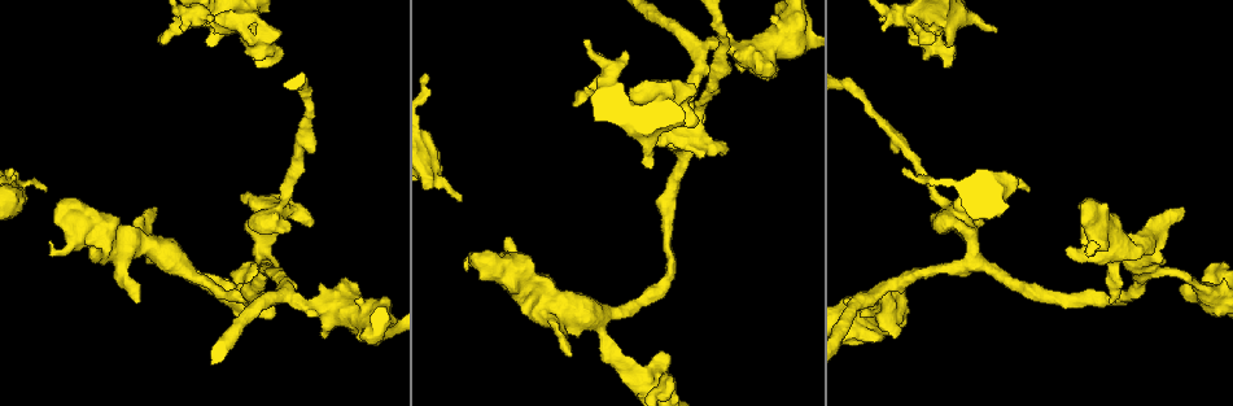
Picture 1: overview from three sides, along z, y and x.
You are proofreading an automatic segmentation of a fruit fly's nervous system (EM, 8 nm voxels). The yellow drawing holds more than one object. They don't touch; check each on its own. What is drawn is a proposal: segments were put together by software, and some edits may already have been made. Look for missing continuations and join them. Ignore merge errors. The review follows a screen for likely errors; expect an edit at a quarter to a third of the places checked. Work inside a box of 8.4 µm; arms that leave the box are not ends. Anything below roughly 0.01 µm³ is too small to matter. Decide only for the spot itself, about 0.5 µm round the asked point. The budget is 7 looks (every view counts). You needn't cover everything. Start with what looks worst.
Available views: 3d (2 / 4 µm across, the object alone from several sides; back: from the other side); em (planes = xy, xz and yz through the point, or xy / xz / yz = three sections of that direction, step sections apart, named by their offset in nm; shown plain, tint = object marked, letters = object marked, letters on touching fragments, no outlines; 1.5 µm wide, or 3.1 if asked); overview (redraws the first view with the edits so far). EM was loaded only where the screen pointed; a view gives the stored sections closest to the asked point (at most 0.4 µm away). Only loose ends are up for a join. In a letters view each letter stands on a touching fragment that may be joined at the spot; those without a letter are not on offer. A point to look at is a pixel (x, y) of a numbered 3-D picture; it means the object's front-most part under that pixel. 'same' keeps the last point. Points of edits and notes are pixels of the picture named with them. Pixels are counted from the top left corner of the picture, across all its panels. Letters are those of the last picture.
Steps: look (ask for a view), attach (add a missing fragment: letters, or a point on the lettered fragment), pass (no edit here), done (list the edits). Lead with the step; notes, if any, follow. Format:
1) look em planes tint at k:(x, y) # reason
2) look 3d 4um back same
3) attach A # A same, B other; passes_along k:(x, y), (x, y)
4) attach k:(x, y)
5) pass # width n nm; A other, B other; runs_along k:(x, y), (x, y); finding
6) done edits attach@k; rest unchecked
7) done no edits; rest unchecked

look 3d 2um back at 1:(46, 187) # branch stops here

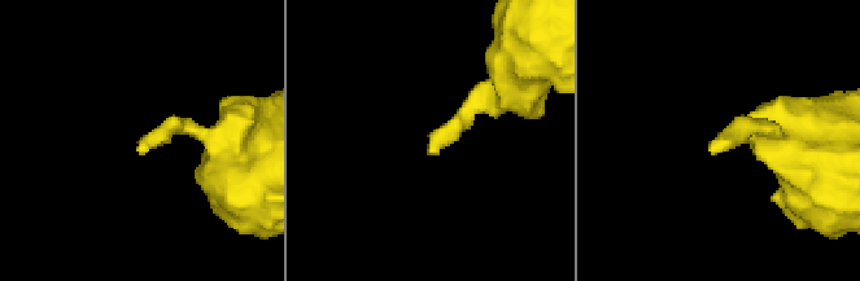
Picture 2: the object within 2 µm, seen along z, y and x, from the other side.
look em planes tint at 2:(142, 145) # need the tissue

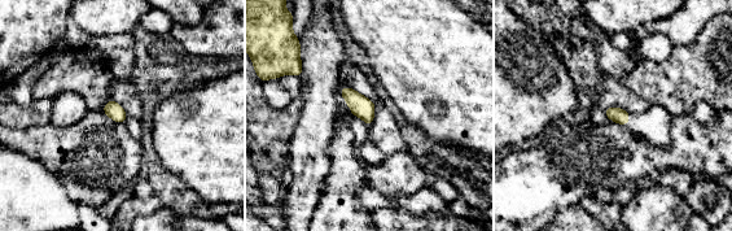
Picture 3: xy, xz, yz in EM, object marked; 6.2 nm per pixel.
look em planes letters same # what lies round it

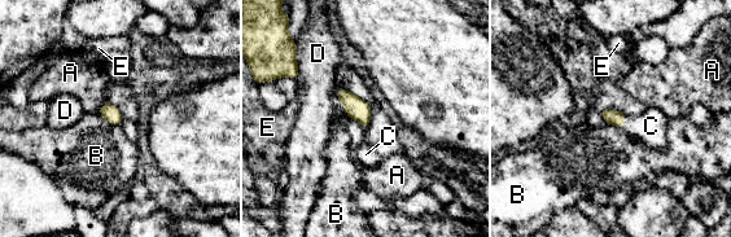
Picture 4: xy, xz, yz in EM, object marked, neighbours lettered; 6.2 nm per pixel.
attach 4:(651, 126) # A other, B other, C same, D other, E other; it goes on there

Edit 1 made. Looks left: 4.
look overview

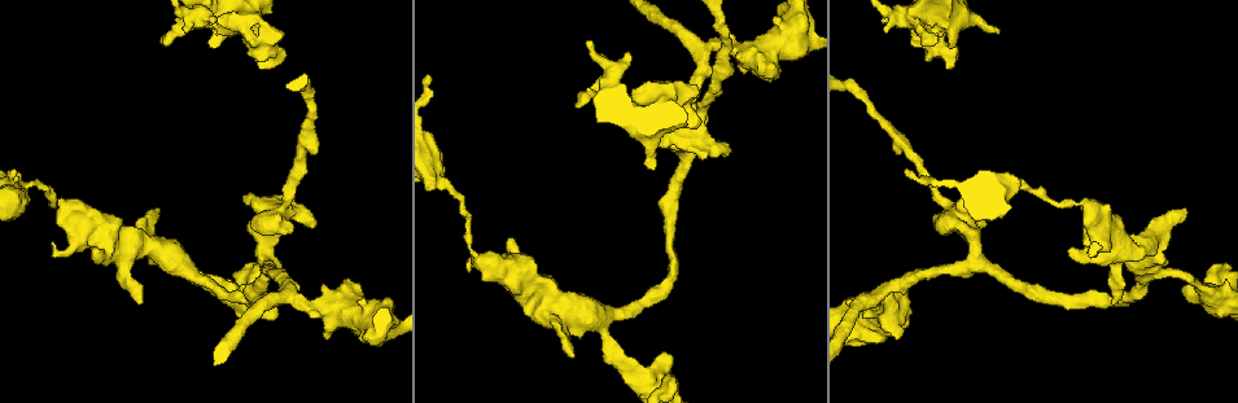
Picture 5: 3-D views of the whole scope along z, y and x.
look em yz step 8 letters at 5:(1187, 211) # free end

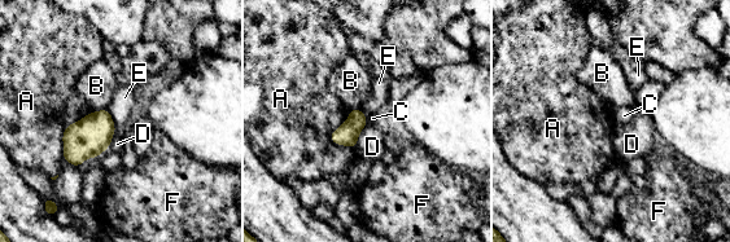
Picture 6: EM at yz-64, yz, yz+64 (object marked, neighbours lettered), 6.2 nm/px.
look em xy step 4 letters same

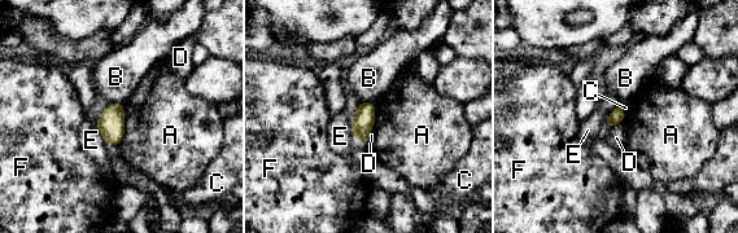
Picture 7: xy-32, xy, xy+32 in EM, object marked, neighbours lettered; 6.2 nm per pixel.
pass # A other, B other, C other, D other, E other, F other; border 7:(620, 104), (608, 115), (605, 127); none of them fits

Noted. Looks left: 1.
done edits attach@4; rest unchecked

